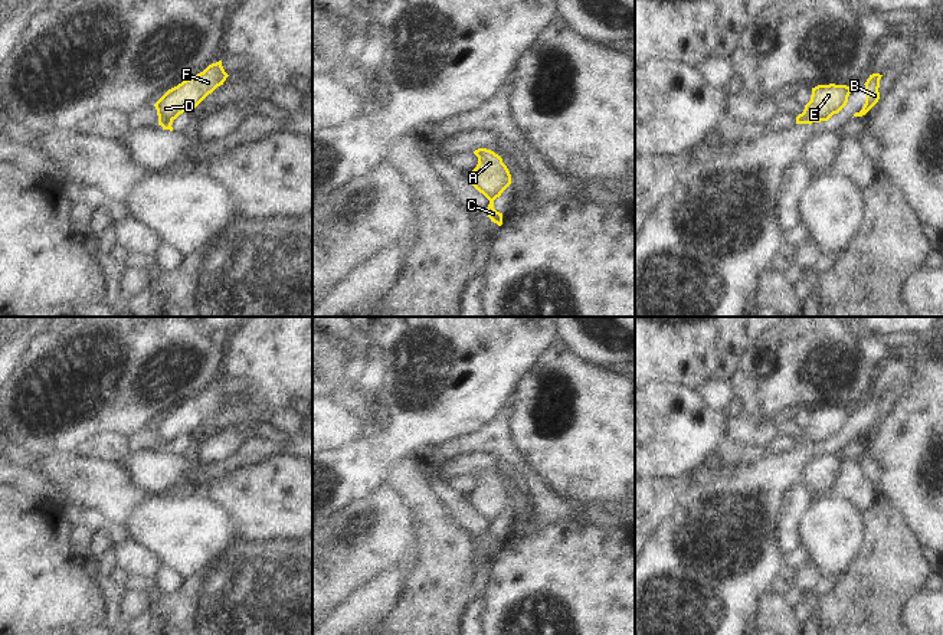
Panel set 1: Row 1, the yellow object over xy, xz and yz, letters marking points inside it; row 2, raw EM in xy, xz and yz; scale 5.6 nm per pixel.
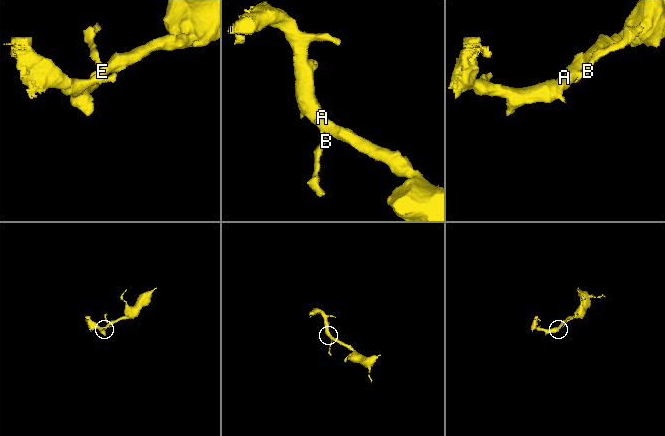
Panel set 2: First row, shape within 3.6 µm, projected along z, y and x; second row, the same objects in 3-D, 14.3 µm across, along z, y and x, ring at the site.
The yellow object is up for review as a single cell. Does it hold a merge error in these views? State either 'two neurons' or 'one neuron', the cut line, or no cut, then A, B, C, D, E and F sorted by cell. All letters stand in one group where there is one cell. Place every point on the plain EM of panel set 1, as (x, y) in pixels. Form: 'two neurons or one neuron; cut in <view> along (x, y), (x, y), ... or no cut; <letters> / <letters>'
two neurons; cut in xz along (500, 516), (490, 524); A D E F / B C

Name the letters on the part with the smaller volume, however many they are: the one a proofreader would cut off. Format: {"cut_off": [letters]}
{"cut_off": ["B", "C"]}

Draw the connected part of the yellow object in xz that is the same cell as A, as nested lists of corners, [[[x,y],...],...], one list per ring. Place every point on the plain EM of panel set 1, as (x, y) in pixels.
[[[478,471],[474,477],[478,479],[478,487],[468,500],[472,508],[491,524],[511,507],[511,497],[494,474]]]

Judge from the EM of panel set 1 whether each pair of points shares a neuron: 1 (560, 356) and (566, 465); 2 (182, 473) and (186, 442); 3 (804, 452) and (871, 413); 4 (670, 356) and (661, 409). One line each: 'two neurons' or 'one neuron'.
1: one neuron
2: two neurons
3: one neuron
4: two neurons

